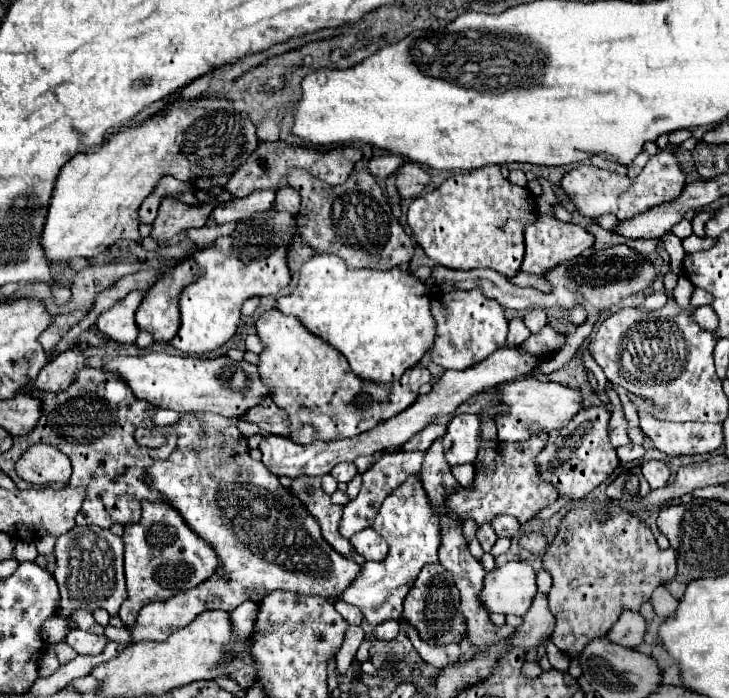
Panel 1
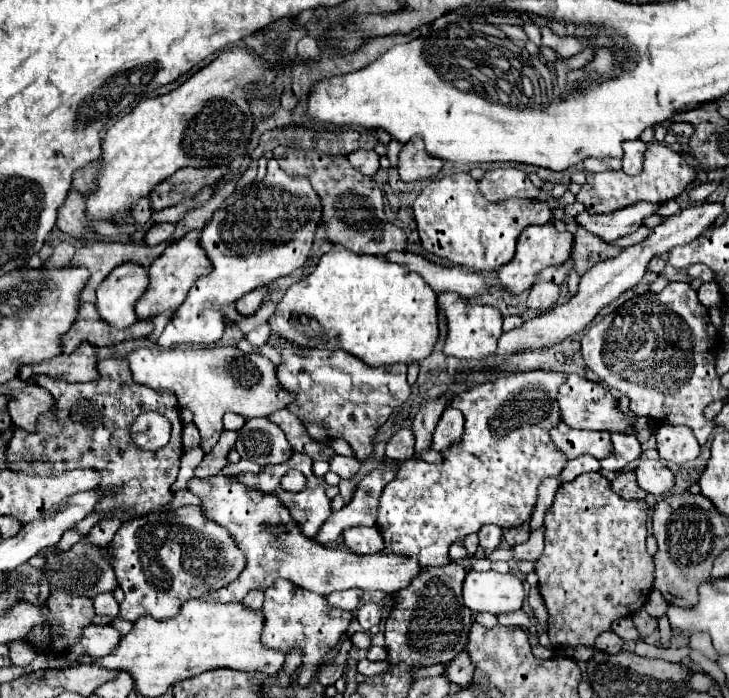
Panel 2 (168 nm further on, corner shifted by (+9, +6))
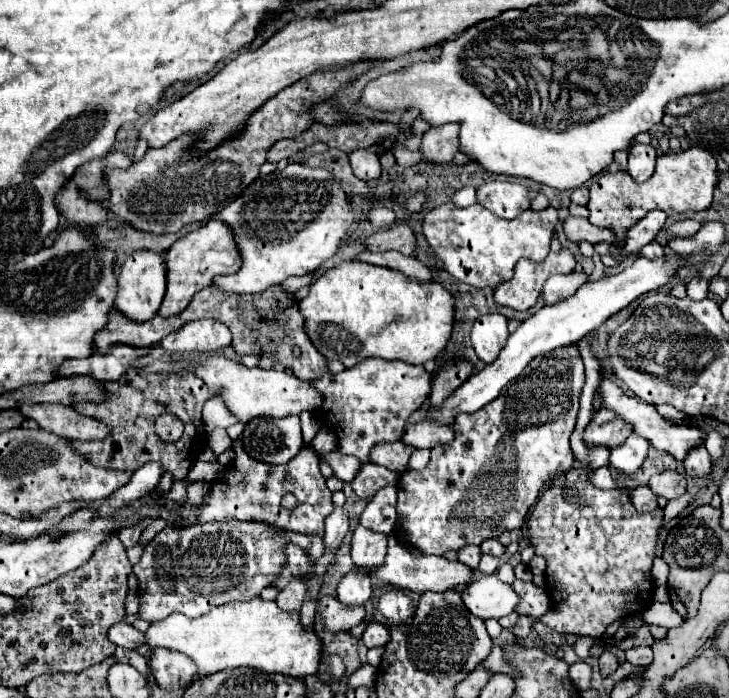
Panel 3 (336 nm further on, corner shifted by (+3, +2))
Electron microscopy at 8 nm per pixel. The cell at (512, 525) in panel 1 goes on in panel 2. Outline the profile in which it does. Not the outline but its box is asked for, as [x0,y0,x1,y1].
[479,526,503,550]

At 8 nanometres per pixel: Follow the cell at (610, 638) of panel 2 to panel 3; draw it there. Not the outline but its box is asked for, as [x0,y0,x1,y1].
[599,650,619,676]

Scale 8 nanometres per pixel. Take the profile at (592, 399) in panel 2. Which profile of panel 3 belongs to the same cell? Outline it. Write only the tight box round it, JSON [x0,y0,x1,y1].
[601,378,707,462]

